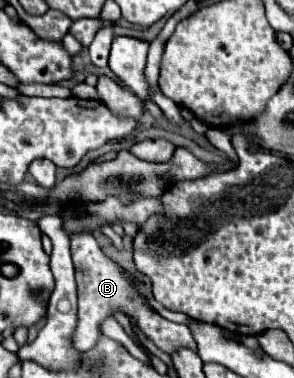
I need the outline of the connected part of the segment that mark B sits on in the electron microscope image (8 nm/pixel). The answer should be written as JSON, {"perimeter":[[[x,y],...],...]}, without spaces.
{"perimeter":[[[72,234],[70,236],[70,248],[72,248],[72,260],[74,260],[74,270],[76,270],[76,286],[78,286],[78,324],[76,324],[76,332],[72,334],[72,346],[78,352],[86,352],[86,350],[94,348],[96,340],[100,338],[100,328],[98,328],[100,322],[104,318],[112,316],[114,310],[120,310],[126,316],[130,316],[140,326],[140,330],[166,354],[172,354],[182,346],[196,350],[194,338],[192,338],[188,326],[186,324],[174,324],[174,322],[162,318],[160,314],[156,314],[146,304],[144,296],[140,296],[136,292],[136,288],[130,282],[130,276],[100,250],[100,246],[92,234]]]}

